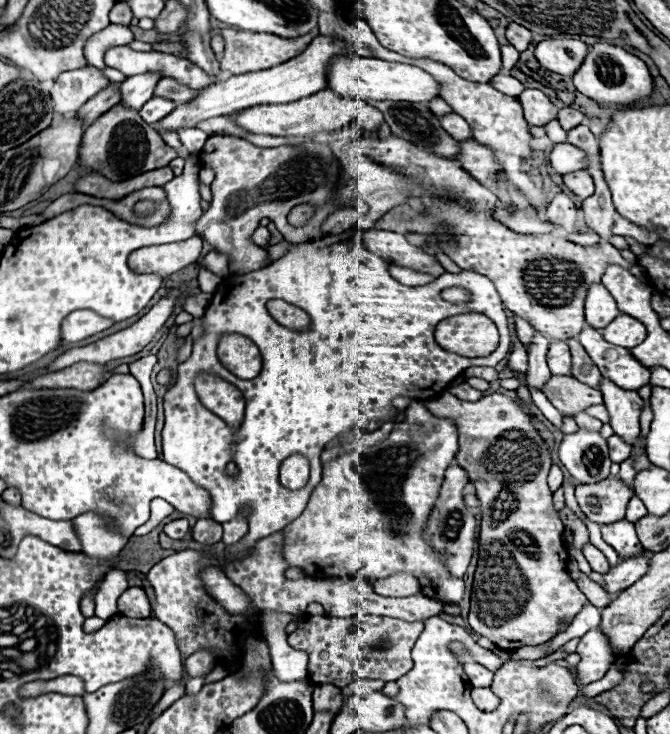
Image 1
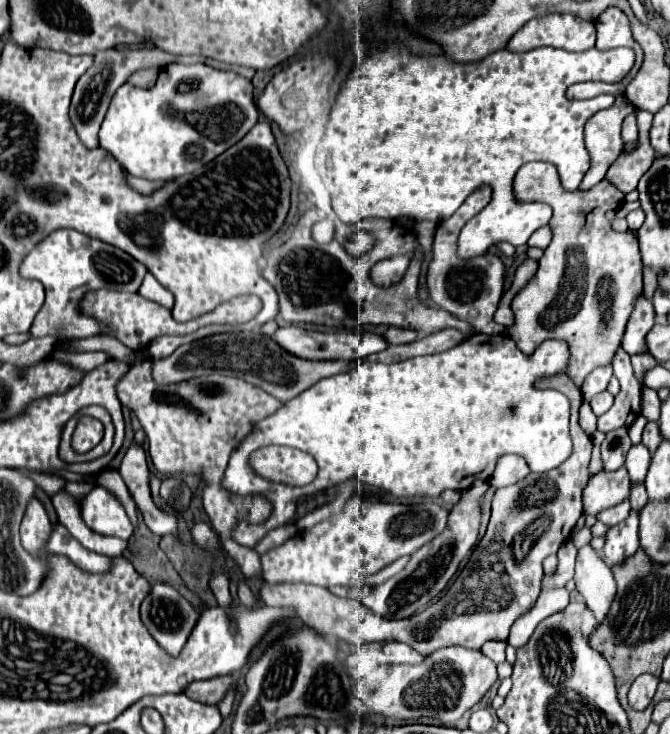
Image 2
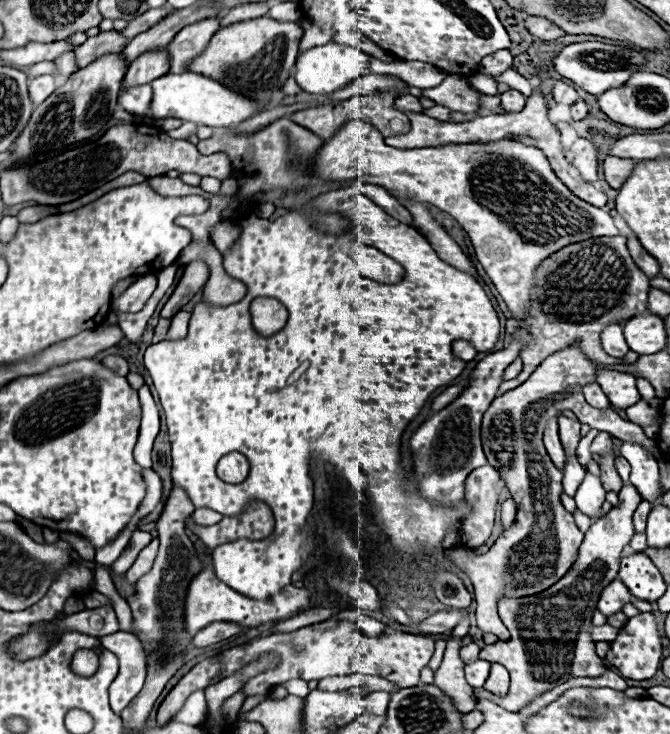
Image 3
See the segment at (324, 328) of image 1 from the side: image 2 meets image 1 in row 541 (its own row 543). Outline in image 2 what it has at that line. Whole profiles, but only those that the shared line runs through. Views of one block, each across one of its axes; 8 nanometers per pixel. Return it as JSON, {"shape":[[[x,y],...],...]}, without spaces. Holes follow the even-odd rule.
{"shape":[[[472,334],[462,344],[432,356],[416,356],[398,364],[362,362],[358,368],[320,380],[312,388],[304,390],[294,400],[286,402],[272,416],[260,420],[244,442],[232,452],[224,488],[236,494],[262,492],[274,506],[270,520],[264,526],[241,522],[232,530],[232,538],[243,546],[254,548],[270,530],[280,528],[294,520],[296,500],[302,494],[314,494],[328,486],[336,486],[352,476],[360,482],[392,492],[398,498],[404,496],[430,496],[436,498],[444,490],[466,490],[476,478],[486,480],[496,468],[496,460],[504,454],[522,456],[532,472],[548,472],[560,466],[572,452],[572,440],[568,434],[570,402],[564,394],[553,389],[534,388],[534,380],[564,372],[568,364],[568,344],[560,340],[546,340],[530,356],[522,354],[506,334]],[[262,446],[292,446],[314,456],[318,462],[318,476],[308,486],[286,486],[264,480],[250,468],[250,454]]]}

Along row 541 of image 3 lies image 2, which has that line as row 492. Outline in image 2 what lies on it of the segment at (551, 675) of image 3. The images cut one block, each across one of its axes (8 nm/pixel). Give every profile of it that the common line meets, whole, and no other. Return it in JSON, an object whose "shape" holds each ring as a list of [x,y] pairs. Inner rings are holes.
{"shape":[[[626,468],[618,472],[598,472],[584,488],[584,512],[598,516],[604,508],[612,508],[630,496],[630,476]]]}

